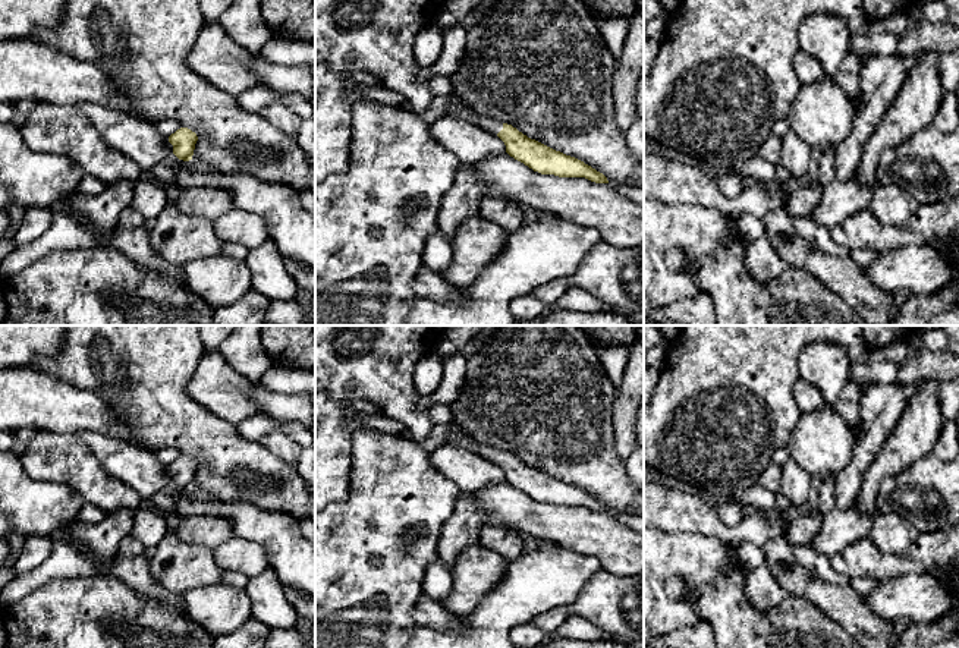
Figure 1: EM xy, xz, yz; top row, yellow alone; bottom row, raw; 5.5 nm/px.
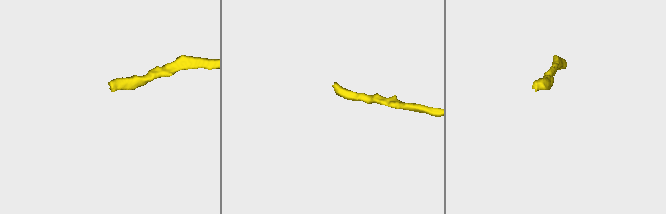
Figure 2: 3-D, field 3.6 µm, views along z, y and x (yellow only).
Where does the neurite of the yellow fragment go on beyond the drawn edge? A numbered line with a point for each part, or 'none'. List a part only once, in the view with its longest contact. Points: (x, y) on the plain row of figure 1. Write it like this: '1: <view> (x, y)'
1: xz (490, 453)

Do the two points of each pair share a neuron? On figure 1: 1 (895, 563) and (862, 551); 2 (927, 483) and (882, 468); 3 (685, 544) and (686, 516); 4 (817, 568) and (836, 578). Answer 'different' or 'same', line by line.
1: same
2: different
3: different
4: same

